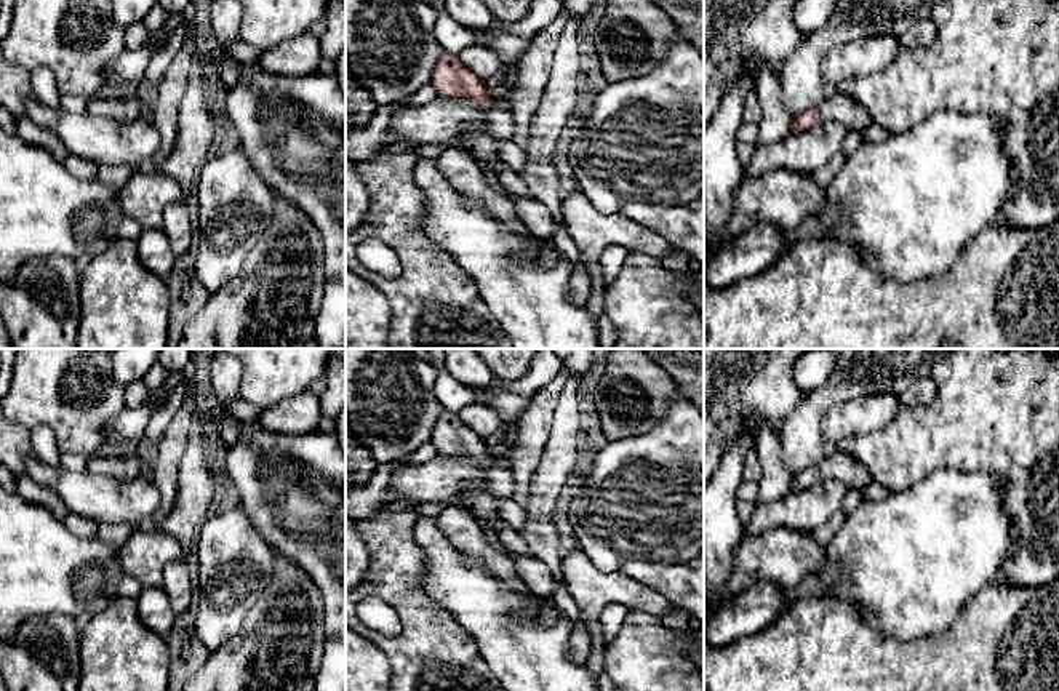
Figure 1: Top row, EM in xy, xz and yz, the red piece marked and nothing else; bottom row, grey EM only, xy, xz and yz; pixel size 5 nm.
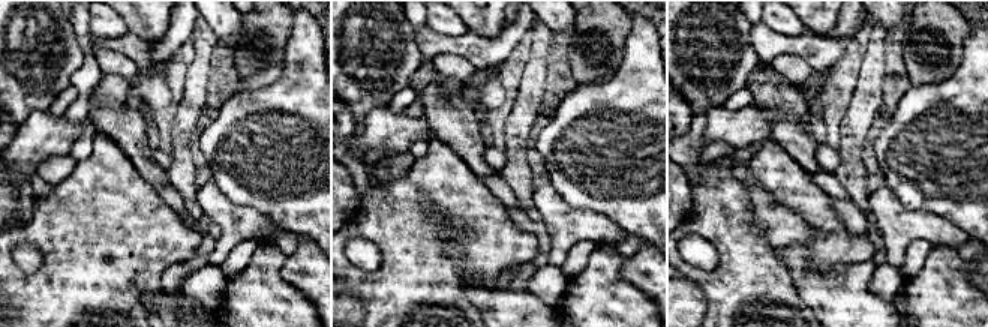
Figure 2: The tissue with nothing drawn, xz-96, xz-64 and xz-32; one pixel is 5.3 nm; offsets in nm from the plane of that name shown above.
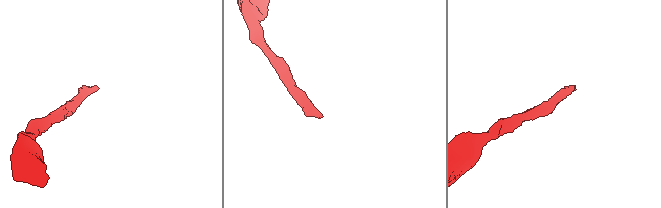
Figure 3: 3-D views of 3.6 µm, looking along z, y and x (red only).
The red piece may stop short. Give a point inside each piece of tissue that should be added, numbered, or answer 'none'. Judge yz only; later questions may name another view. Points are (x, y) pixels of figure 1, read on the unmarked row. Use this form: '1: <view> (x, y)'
1: yz (840, 466)

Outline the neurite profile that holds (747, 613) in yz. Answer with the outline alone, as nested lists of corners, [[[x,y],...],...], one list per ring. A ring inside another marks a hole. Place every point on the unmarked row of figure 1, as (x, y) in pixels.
[[[758,582],[713,608],[704,617],[704,643],[723,648],[761,632],[785,609],[789,600],[782,590],[777,584]]]

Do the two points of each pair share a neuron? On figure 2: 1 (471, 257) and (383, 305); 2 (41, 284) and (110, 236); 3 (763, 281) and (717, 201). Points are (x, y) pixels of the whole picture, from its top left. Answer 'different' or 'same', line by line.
1: same
2: same
3: same

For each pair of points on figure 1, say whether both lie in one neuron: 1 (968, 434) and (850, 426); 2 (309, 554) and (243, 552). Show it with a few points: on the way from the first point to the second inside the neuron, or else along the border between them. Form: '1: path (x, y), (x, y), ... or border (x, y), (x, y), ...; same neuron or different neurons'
1: border (899, 405), (896, 413), (882, 427), (845, 437); different neurons
2: border (248, 515), (248, 520), (271, 547); different neurons

